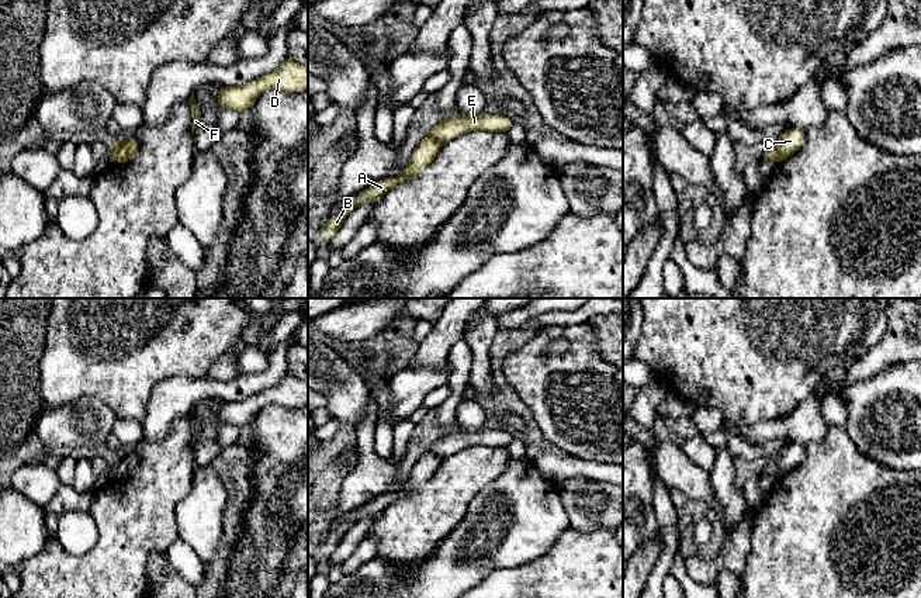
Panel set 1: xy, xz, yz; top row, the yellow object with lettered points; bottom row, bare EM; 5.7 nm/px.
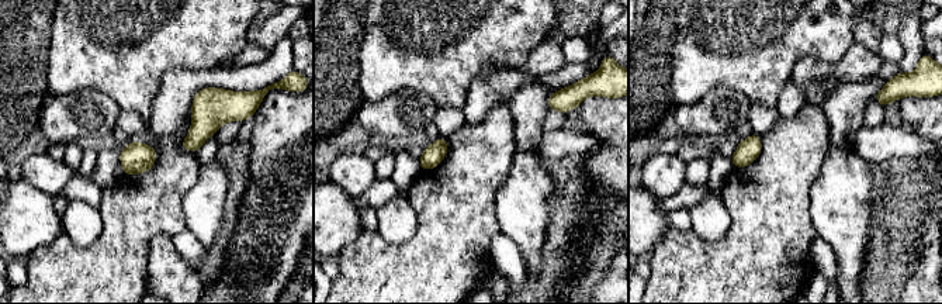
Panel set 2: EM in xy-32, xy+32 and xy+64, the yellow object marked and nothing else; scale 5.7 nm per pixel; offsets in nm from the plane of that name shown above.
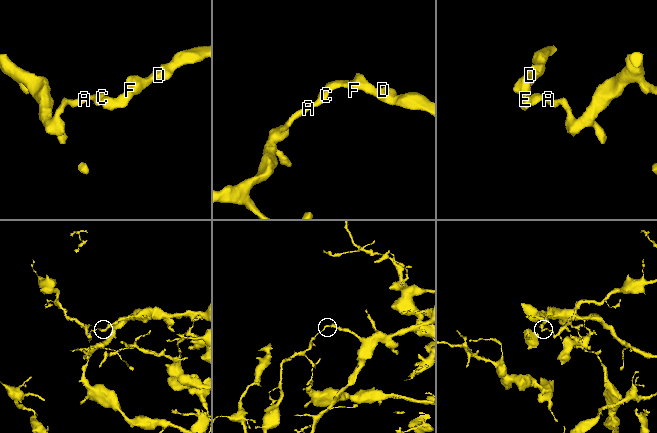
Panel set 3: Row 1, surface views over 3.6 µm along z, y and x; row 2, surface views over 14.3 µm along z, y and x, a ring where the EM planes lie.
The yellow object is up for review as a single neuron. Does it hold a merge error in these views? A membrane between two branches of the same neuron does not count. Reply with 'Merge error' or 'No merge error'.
Merge error

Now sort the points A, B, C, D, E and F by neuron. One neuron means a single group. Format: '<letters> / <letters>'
A B C / D E F

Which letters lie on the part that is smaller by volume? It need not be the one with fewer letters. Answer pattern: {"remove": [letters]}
{"remove": ["A", "B", "C"]}

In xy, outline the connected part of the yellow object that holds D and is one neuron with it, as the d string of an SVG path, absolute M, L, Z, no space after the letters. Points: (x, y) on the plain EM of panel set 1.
M288 370L284 378L274 387L240 400L222 401L217 414L222 425L235 425L243 428L252 422L257 412L269 404L280 404L283 407L302 407L308 402L308 383L294 377Z

